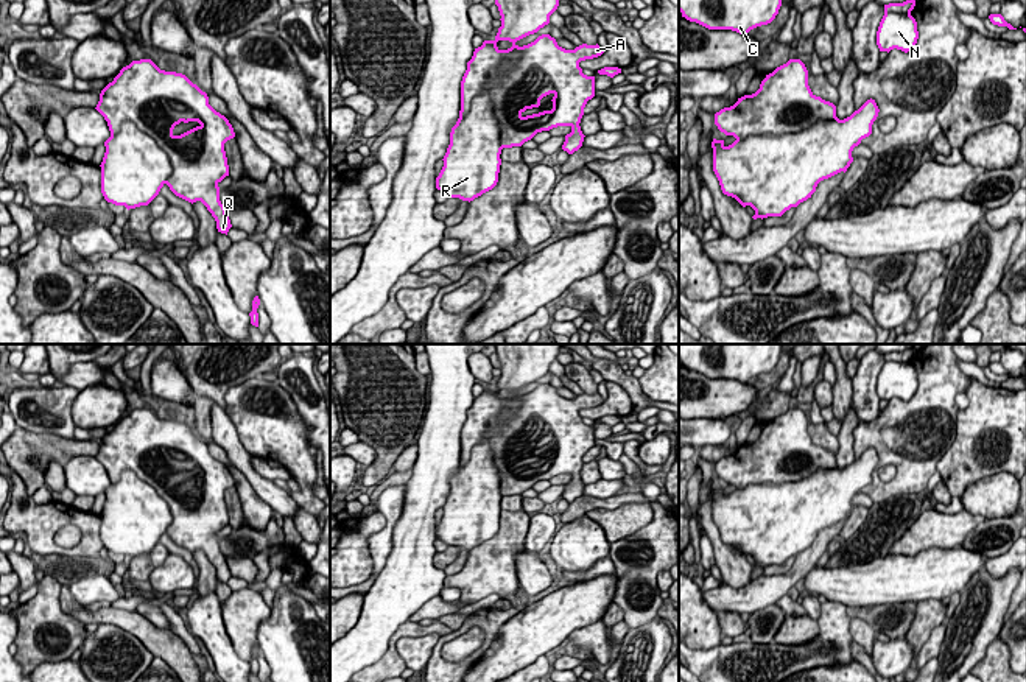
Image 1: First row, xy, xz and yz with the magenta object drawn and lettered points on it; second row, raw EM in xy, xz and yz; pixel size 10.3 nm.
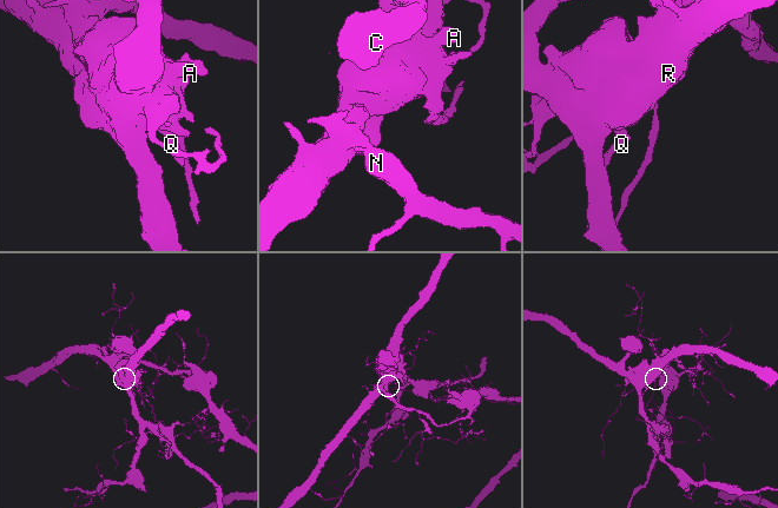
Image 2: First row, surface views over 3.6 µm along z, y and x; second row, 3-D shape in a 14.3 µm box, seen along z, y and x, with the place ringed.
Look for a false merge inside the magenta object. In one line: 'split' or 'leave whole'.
split

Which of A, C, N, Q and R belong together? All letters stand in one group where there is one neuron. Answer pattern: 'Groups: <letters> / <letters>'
Groups: A N Q / C R

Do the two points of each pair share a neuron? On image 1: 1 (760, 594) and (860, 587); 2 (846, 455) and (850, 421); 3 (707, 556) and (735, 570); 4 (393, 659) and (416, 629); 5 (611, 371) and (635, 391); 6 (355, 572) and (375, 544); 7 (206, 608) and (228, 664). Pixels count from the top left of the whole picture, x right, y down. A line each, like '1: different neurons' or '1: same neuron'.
1: different neurons
2: same neuron
3: different neurons
4: same neuron
5: same neuron
6: different neurons
7: same neuron

